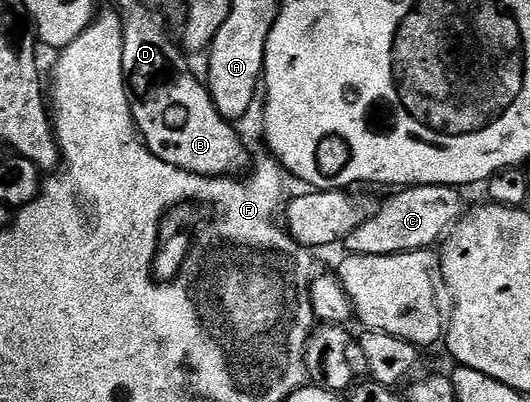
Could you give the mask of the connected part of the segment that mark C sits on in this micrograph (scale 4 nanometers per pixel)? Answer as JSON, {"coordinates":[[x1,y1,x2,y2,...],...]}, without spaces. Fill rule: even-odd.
{"coordinates":[[414,185,391,196,375,214,343,240,348,254,401,254,436,246,461,221,467,211,456,186]]}

